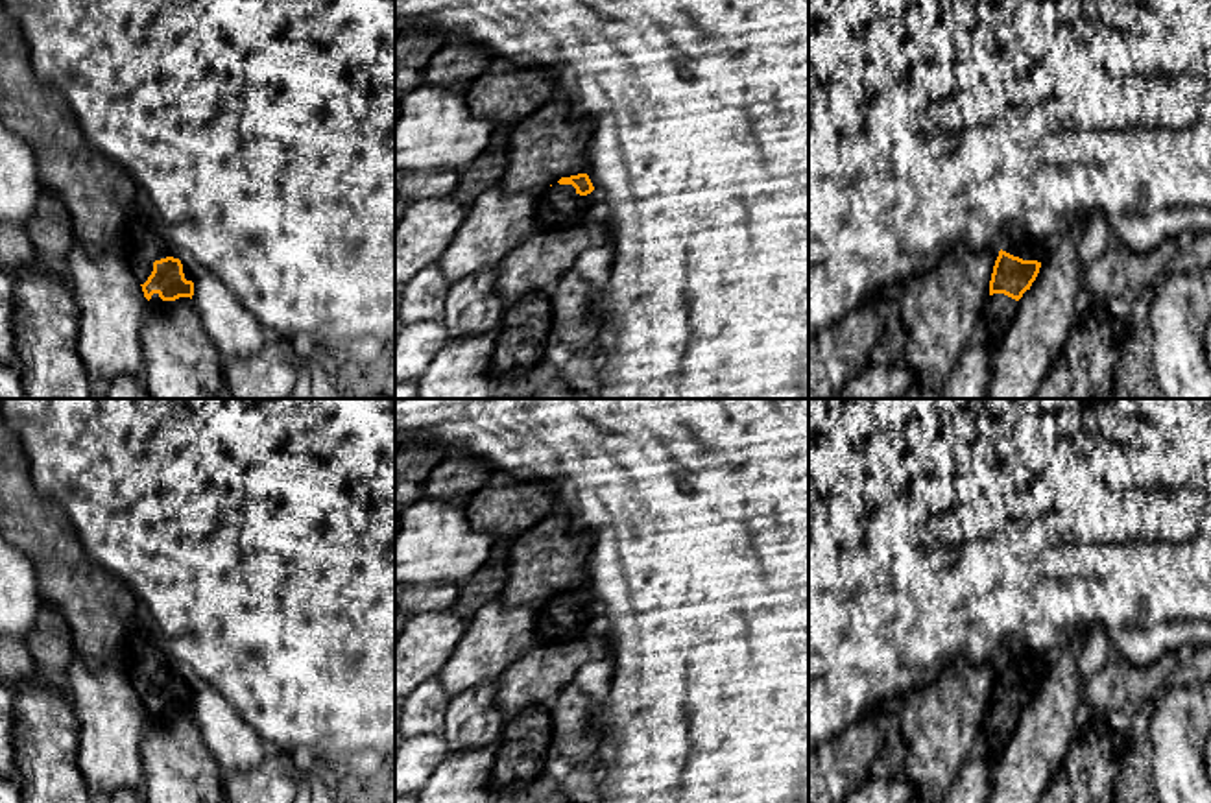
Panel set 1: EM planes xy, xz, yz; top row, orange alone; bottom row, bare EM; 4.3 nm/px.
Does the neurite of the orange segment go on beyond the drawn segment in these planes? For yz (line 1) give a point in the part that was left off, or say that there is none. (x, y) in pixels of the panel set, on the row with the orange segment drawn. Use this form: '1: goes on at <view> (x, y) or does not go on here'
1: goes on at yz (999, 309)

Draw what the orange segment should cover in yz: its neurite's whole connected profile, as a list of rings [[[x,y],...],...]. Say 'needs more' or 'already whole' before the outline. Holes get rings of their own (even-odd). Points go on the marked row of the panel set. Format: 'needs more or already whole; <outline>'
needs more; [[[1028,236],[1010,238],[1001,246],[989,281],[989,295],[980,323],[986,325],[995,342],[1001,342],[1019,308],[1019,299],[1030,290],[1041,264],[1056,249],[1050,238]]]

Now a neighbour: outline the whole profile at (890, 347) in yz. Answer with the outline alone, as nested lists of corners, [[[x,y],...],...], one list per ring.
[[[899,318],[888,319],[888,325],[871,351],[869,364],[875,366],[893,366],[903,360],[906,347],[906,330]]]

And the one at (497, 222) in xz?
[[[486,190],[467,212],[436,266],[449,282],[495,268],[532,231],[537,192]]]

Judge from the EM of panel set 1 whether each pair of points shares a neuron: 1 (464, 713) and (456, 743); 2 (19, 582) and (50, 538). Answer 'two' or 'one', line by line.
1: one
2: two

